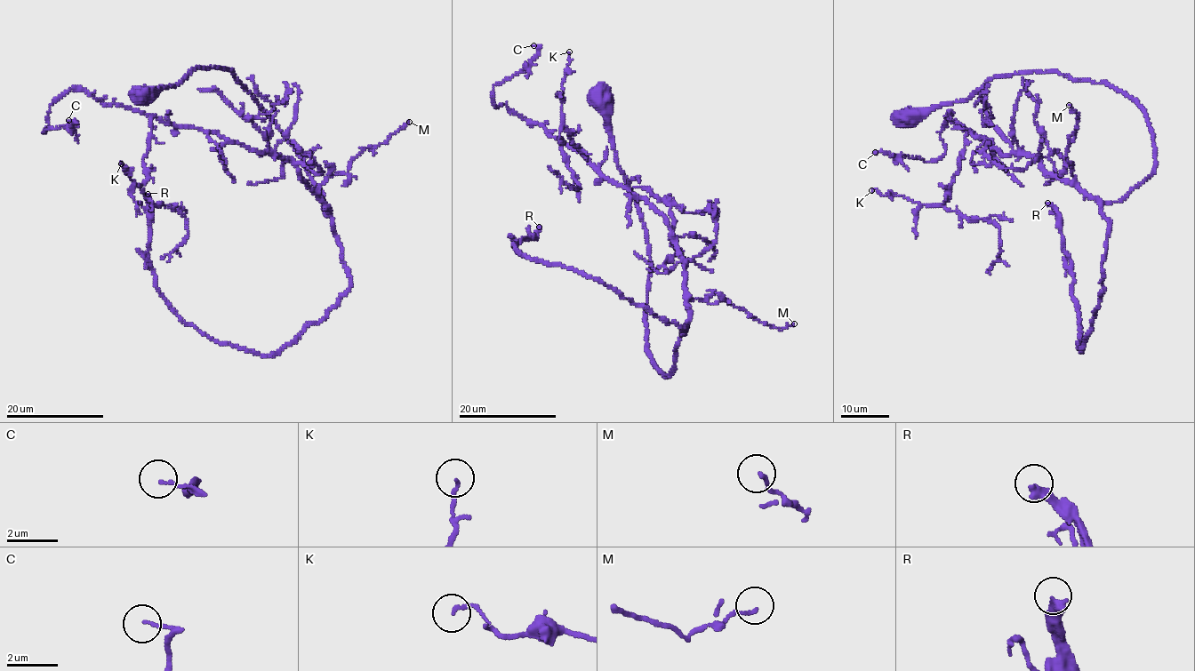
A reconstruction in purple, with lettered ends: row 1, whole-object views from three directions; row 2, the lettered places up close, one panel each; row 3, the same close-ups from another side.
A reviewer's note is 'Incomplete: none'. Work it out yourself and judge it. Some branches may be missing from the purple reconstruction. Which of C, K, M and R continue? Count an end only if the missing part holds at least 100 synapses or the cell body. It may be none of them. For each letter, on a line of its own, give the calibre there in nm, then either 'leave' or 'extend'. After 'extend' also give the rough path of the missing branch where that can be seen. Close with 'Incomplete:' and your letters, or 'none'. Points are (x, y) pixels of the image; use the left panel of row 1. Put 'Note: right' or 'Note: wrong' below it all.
C: 100 nm thick; leave
K: 140 nm thick; leave
M: 140 nm thick; leave
R: 420 nm thick; extend; missing branch runs (148, 194), (146, 159), (122, 147), (112, 130), (92, 122), (55, 125), (59, 120), (76, 118), (68, 138)
Incomplete: R
Note: wrong

